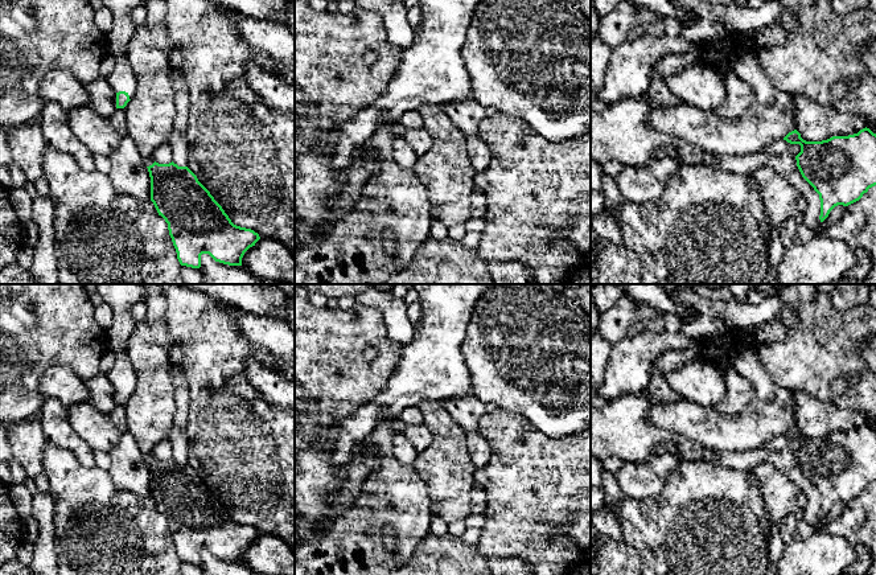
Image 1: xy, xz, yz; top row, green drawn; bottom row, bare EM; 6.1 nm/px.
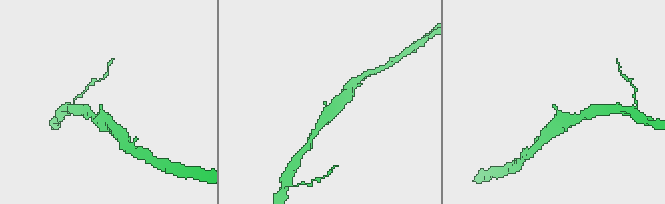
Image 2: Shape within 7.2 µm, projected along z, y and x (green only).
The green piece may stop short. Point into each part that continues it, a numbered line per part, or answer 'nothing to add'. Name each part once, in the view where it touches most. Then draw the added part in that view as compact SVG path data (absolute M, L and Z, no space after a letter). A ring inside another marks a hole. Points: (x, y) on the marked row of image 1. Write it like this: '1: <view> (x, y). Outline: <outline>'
1: xy (122, 78). Outline: M100 0L104 7L107 7L114 15L114 25L108 34L106 34L108 41L108 49L115 54L116 65L110 77L107 78L110 86L115 93L115 103L116 103L116 94L119 91L126 91L129 95L129 99L133 98L136 93L136 78L132 70L132 66L126 56L127 45L129 38L133 34L135 25L131 20L131 12L136 7L143 7L145 0Z

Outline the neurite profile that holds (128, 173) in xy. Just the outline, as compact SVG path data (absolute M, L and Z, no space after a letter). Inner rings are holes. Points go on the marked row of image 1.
M127 135L108 156L110 181L118 193L132 196L140 201L151 200L151 177L136 144Z

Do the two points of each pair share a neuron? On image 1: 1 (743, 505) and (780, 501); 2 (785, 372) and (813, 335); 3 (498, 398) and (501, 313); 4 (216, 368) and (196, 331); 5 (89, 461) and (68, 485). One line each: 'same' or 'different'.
1: different
2: same
3: same
4: same
5: different

